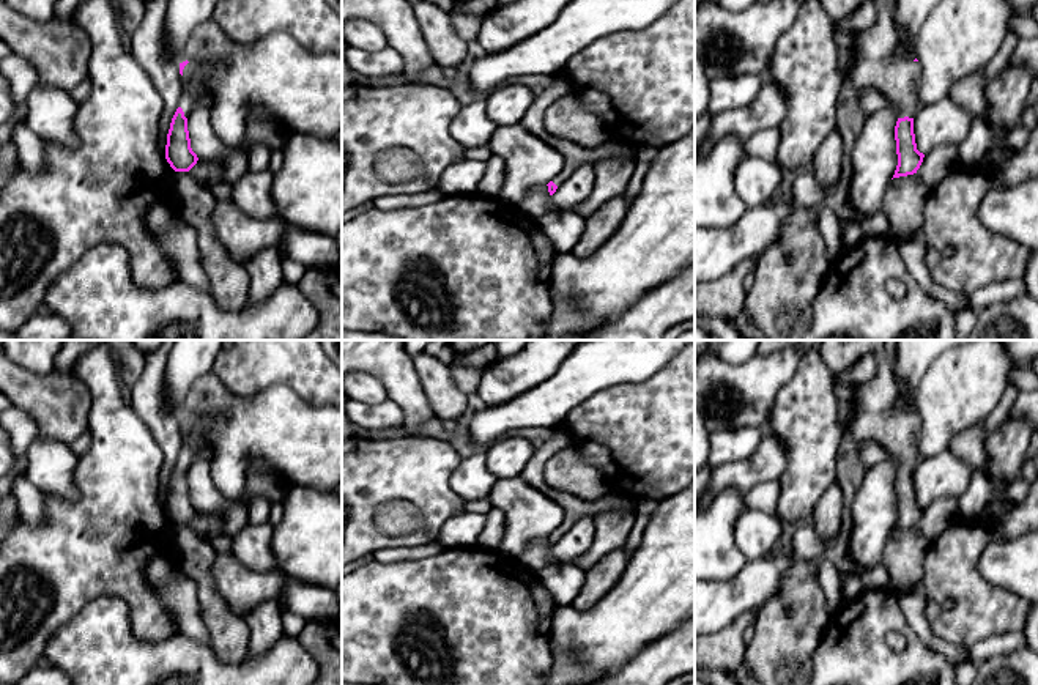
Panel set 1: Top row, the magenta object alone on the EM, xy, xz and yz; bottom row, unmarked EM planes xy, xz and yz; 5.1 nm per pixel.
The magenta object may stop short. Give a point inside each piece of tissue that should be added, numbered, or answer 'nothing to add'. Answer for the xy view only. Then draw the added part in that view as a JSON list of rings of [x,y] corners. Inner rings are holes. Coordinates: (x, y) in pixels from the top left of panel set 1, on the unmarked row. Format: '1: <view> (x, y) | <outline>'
1: xy (188, 455) | [[[187,416],[181,428],[183,447],[180,454],[180,460],[183,461],[186,471],[189,471],[192,463],[198,458],[198,455],[189,444],[189,435],[192,433],[194,427],[195,427],[195,419],[192,416]]]

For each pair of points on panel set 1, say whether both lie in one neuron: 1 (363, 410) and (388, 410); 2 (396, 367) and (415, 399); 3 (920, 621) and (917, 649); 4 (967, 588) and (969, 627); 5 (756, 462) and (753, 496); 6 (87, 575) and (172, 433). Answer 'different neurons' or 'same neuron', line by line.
1: same neuron
2: same neuron
3: different neurons
4: same neuron
5: different neurons
6: different neurons

